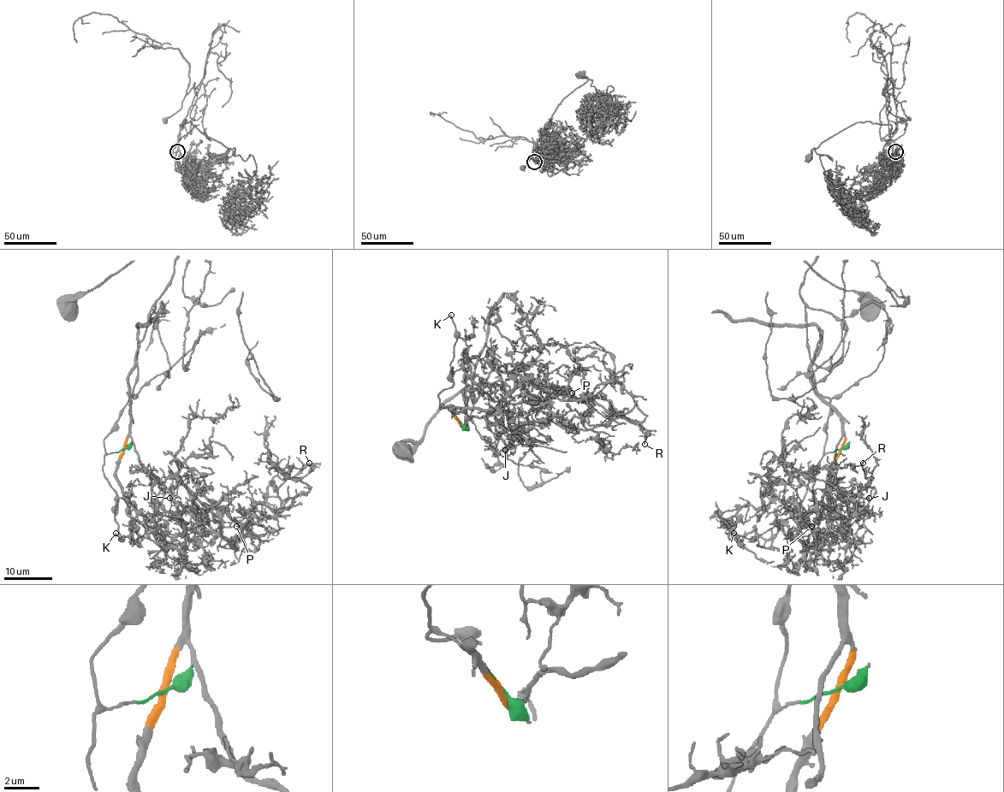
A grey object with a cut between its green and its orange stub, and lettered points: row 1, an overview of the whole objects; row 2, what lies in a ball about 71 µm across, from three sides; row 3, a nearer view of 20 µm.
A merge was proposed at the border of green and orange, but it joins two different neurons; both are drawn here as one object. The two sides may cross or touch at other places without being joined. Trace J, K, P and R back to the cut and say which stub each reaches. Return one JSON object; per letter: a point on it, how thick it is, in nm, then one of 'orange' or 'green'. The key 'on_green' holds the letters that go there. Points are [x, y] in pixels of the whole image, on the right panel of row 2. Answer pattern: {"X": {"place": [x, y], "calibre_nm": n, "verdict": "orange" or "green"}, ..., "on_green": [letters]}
{"J": {"place": [869, 498], "calibre_nm": 90, "verdict": "orange"}, "K": {"place": [733, 533], "calibre_nm": 160, "verdict": "green"}, "P": {"place": [811, 526], "calibre_nm": 90, "verdict": "orange"}, "R": {"place": [863, 463], "calibre_nm": 90, "verdict": "orange"}, "on_green": ["K"]}

